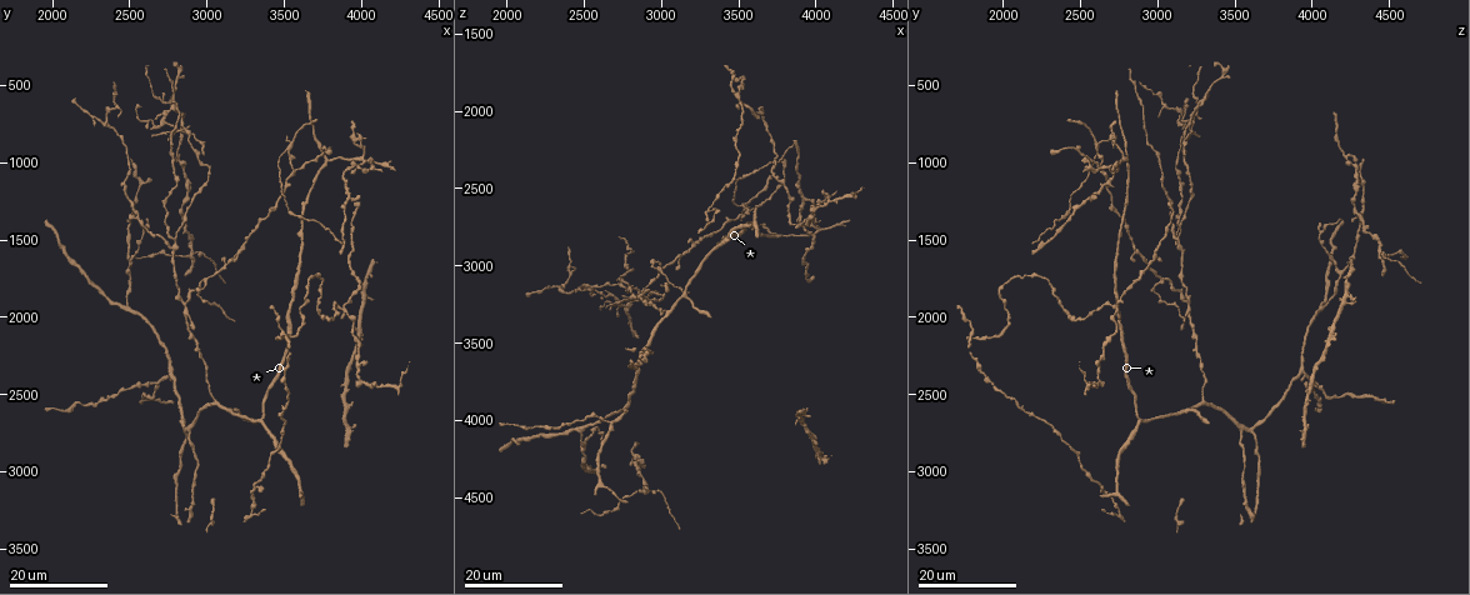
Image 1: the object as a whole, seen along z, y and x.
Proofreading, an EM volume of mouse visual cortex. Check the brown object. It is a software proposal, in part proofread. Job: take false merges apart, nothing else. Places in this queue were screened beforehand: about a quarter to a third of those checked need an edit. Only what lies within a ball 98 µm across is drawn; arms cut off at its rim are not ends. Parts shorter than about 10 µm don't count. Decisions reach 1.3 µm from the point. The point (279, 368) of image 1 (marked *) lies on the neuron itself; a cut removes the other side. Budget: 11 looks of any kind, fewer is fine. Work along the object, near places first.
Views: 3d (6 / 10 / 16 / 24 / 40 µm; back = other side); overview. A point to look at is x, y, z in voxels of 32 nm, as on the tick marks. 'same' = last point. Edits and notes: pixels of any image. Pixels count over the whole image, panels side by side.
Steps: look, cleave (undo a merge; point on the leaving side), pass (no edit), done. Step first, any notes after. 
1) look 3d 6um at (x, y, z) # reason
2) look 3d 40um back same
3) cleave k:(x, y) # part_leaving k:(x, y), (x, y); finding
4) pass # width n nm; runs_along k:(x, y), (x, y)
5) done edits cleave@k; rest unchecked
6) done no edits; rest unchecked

look 3d 16um at (2760, 1540, 3140) # looks like a crossing

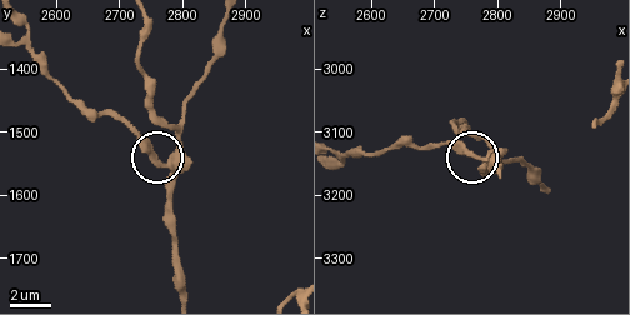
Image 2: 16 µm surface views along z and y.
look 3d 6um at (2775, 1550, 3145)

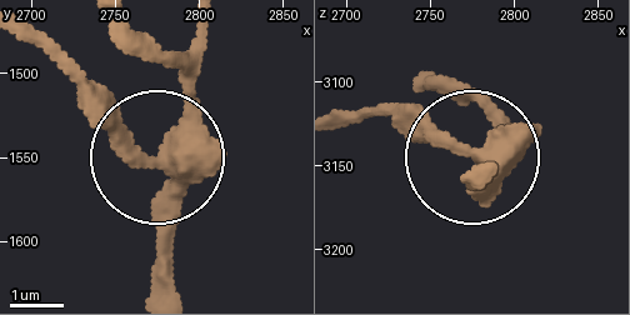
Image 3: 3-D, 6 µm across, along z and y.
pass # runs_along 3:(169, 291), (164, 170), (65, 68); continuous, no second neuron

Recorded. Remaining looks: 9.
look 3d 24um at (2560, 1540, 4060) # arms run side by side

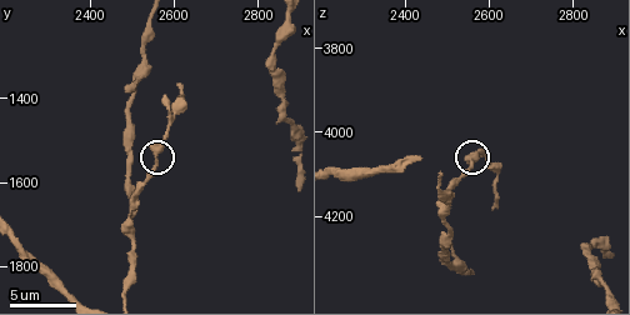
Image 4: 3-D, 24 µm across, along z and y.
look 3d 6um at (2555, 1545, 4075)

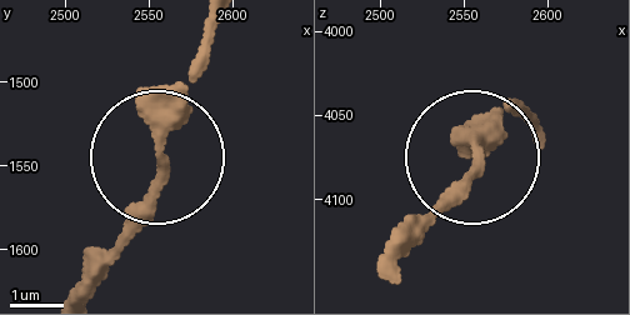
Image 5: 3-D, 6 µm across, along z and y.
pass # runs_along 5:(81, 286), (130, 233), (166, 98), (198, 49); one neuron here

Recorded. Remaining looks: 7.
look 3d 24um at (2860, 1900, 3200) # three arms meet

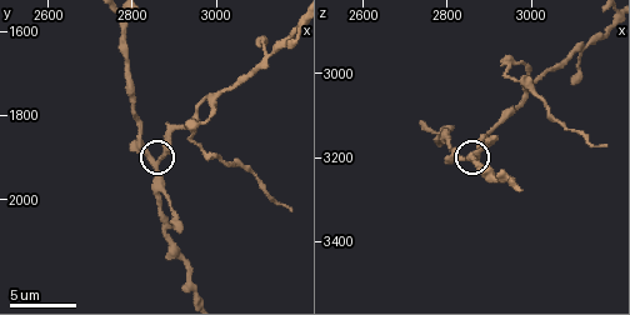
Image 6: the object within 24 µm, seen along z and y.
look 3d 6um same

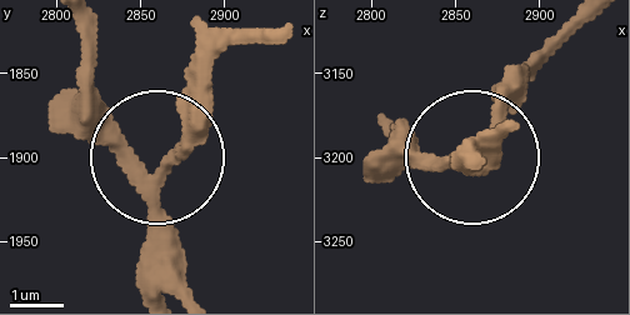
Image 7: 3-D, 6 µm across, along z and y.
pass # continuous, no second neuron

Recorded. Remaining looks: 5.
look 3d 24um at (3540, 1060, 2620) # thin arm on a thick one

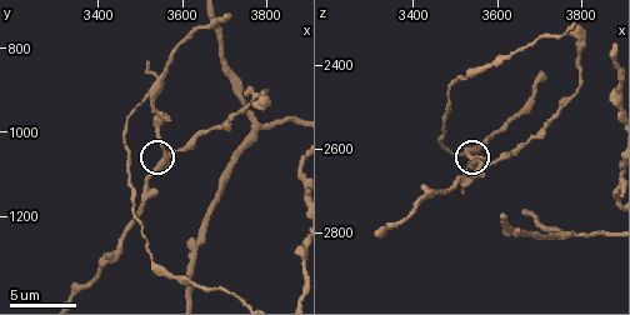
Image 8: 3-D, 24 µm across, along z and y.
look 3d 10um at (3570, 1060, 2635)

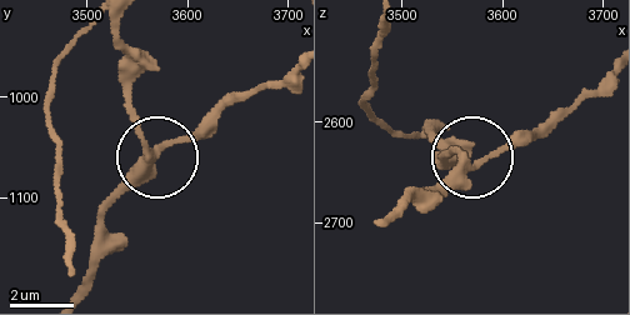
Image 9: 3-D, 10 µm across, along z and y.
pass # width 250 nm; runs_along 9:(78, 288), (105, 208), (161, 151), (231, 105); one neuron here

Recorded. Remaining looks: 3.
look 3d 10um at (3790, 985, 2800) # small branch off a trunk

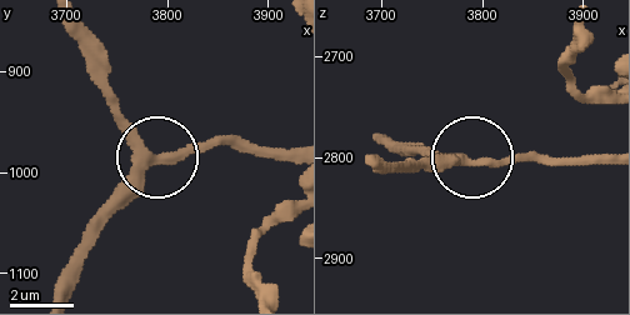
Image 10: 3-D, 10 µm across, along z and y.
pass # width 310 nm; all the same neuron

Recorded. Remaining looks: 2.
look 3d 24um at (4020, 960, 2780) # small branch off a trunk

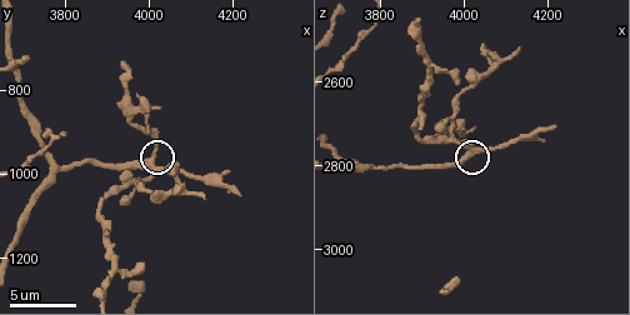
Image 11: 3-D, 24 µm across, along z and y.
look 3d 10um at (4005, 970, 2775)

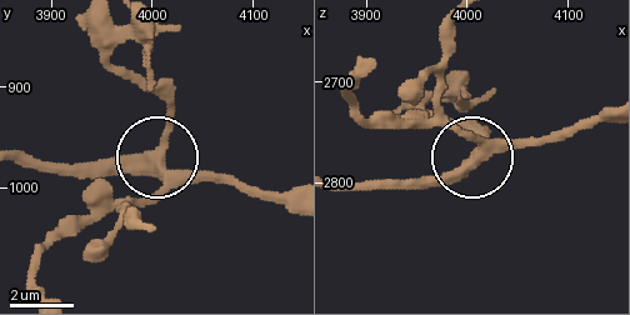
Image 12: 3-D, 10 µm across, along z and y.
pass # width 390 nm; runs_along 12:(21, 161), (155, 159), (166, 83); continuous, no second neuron

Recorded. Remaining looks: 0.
done no edits; rest unchecked

